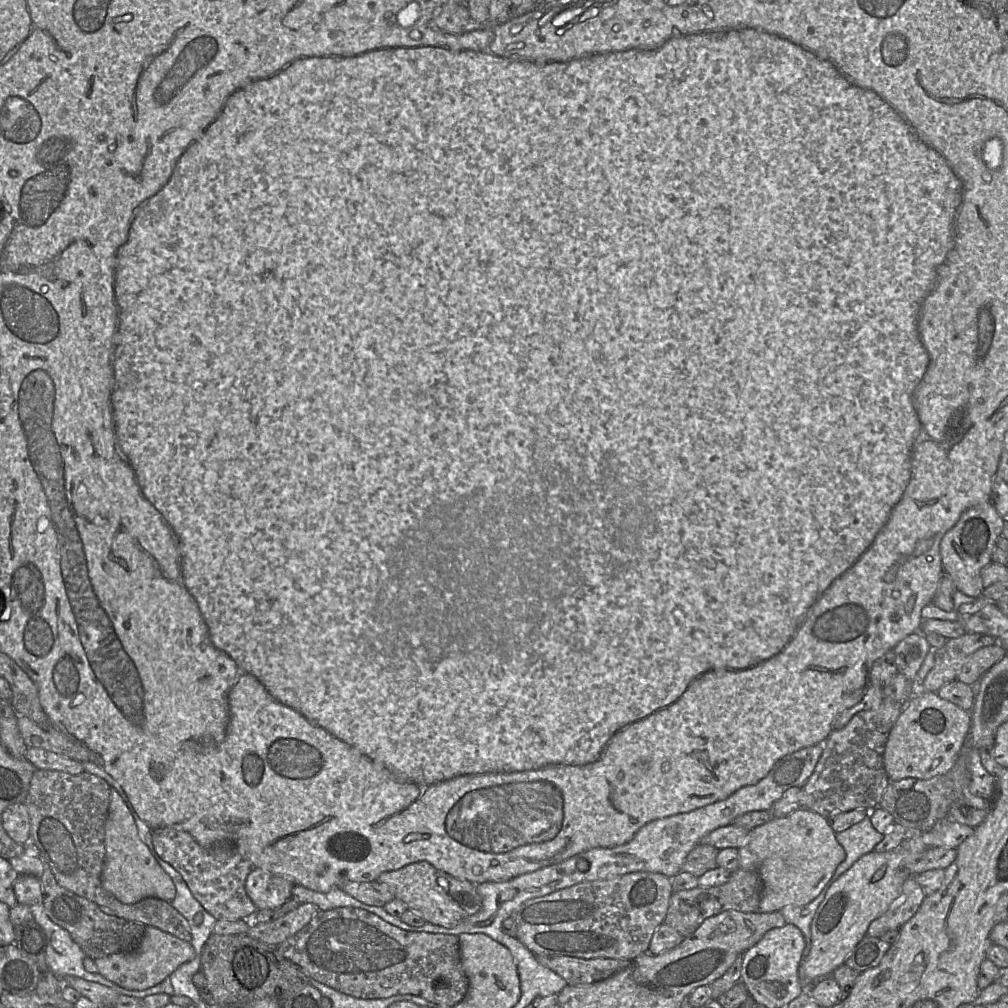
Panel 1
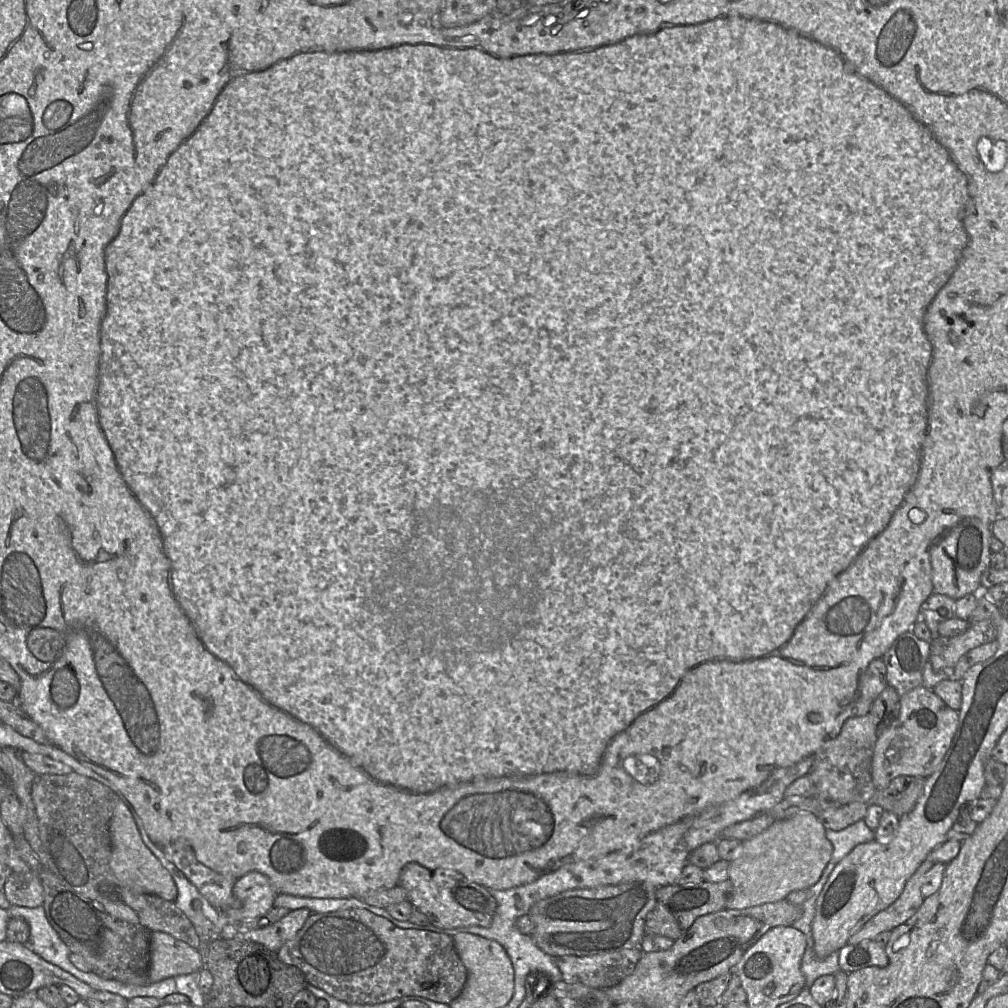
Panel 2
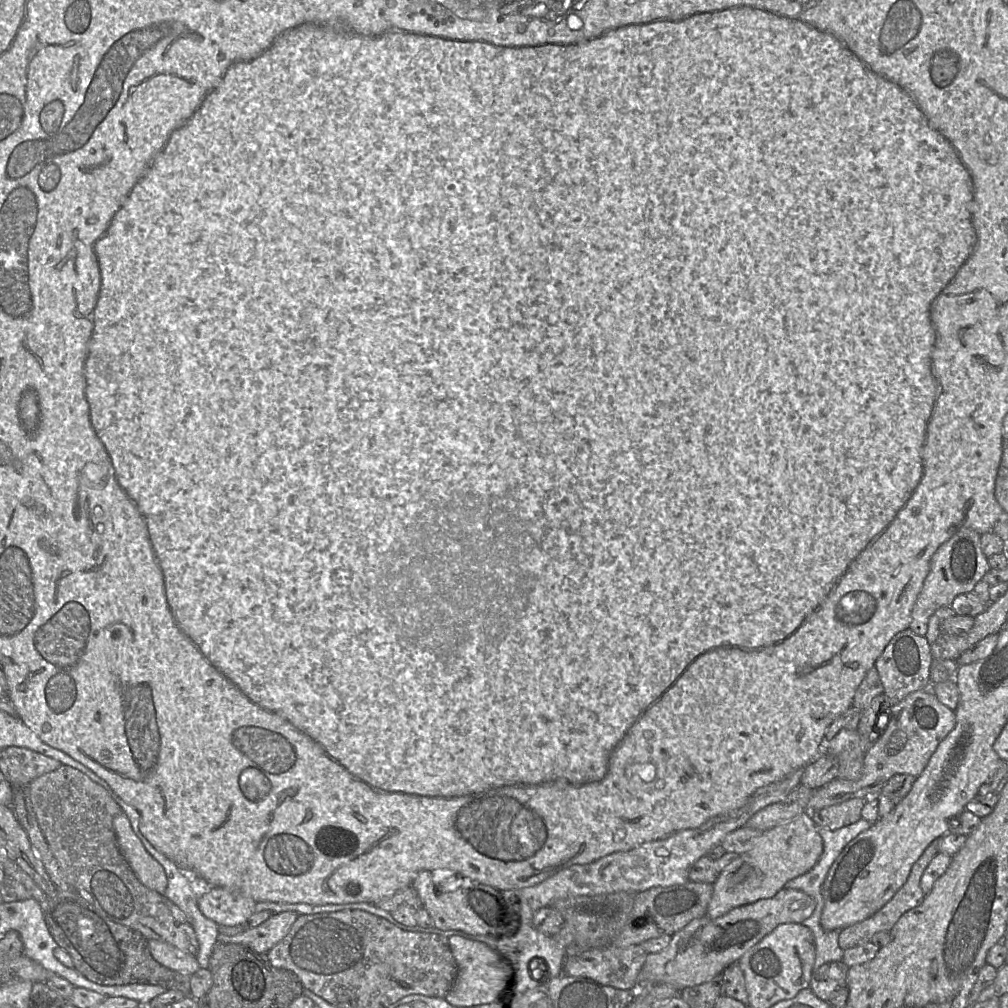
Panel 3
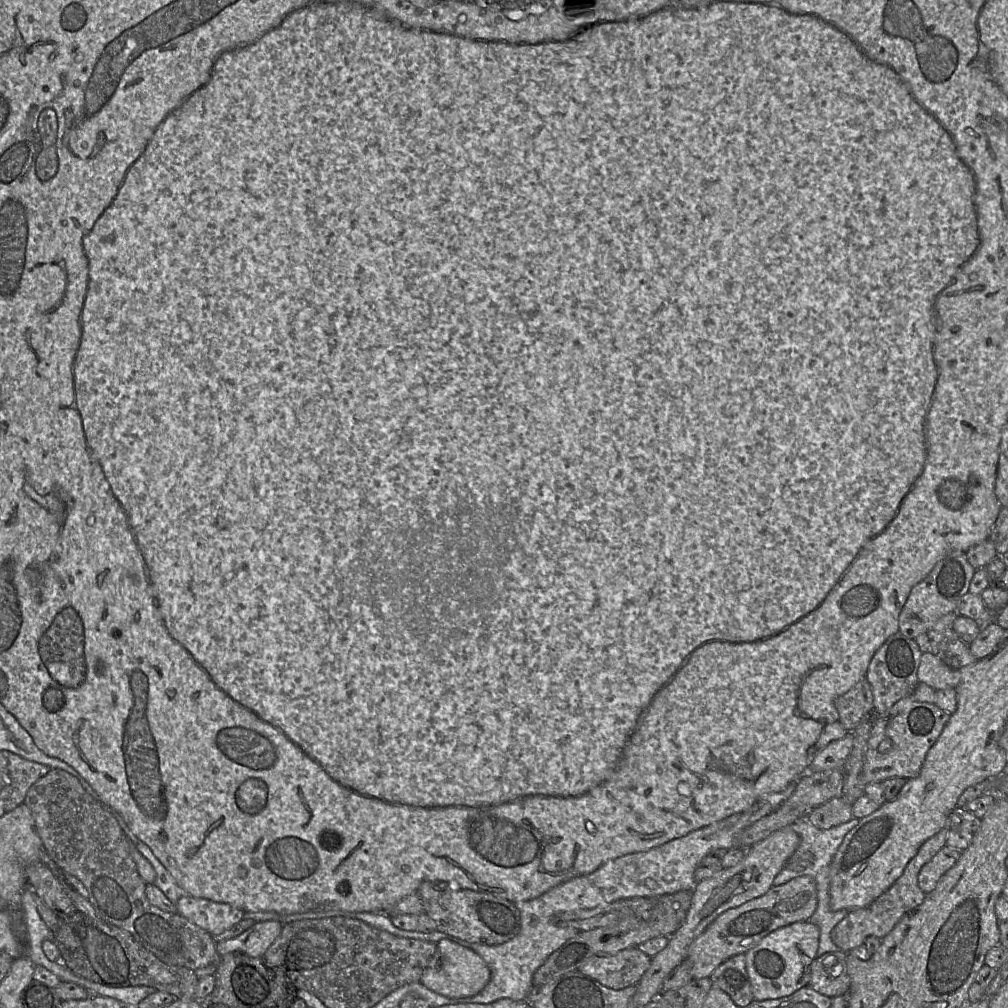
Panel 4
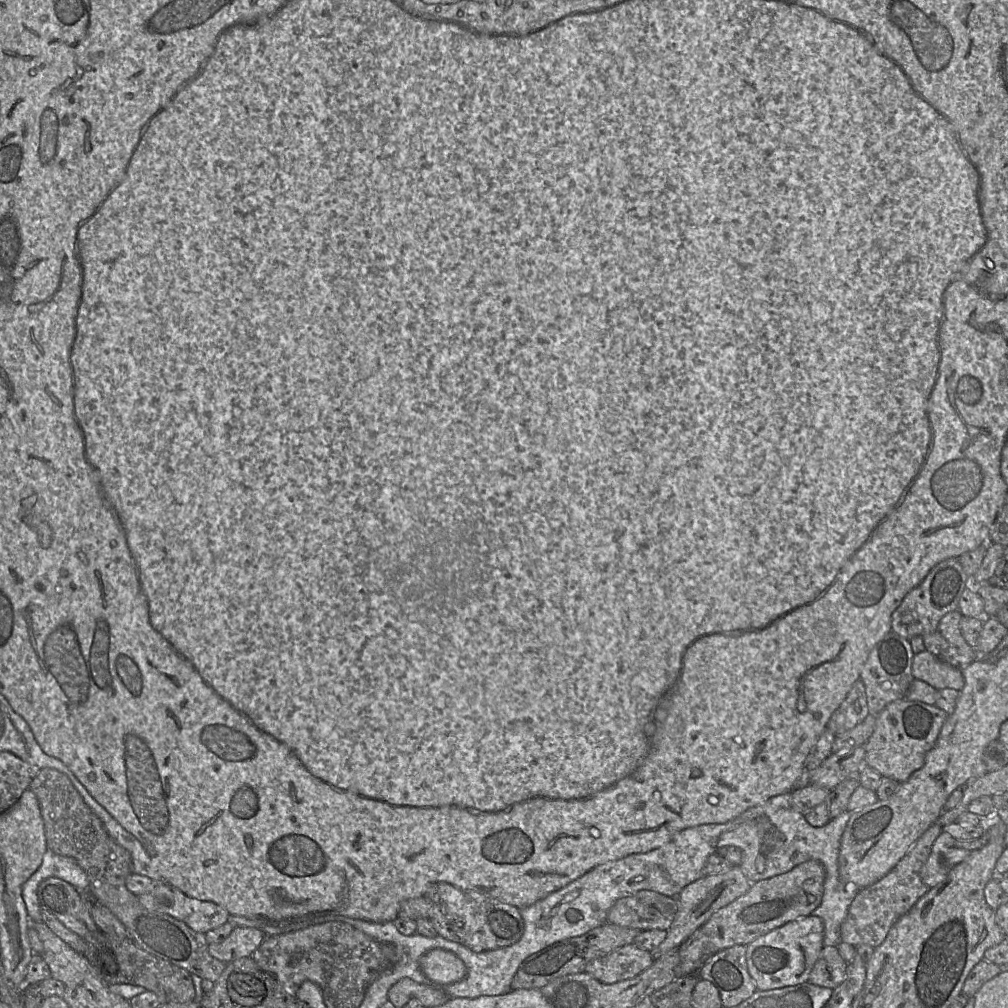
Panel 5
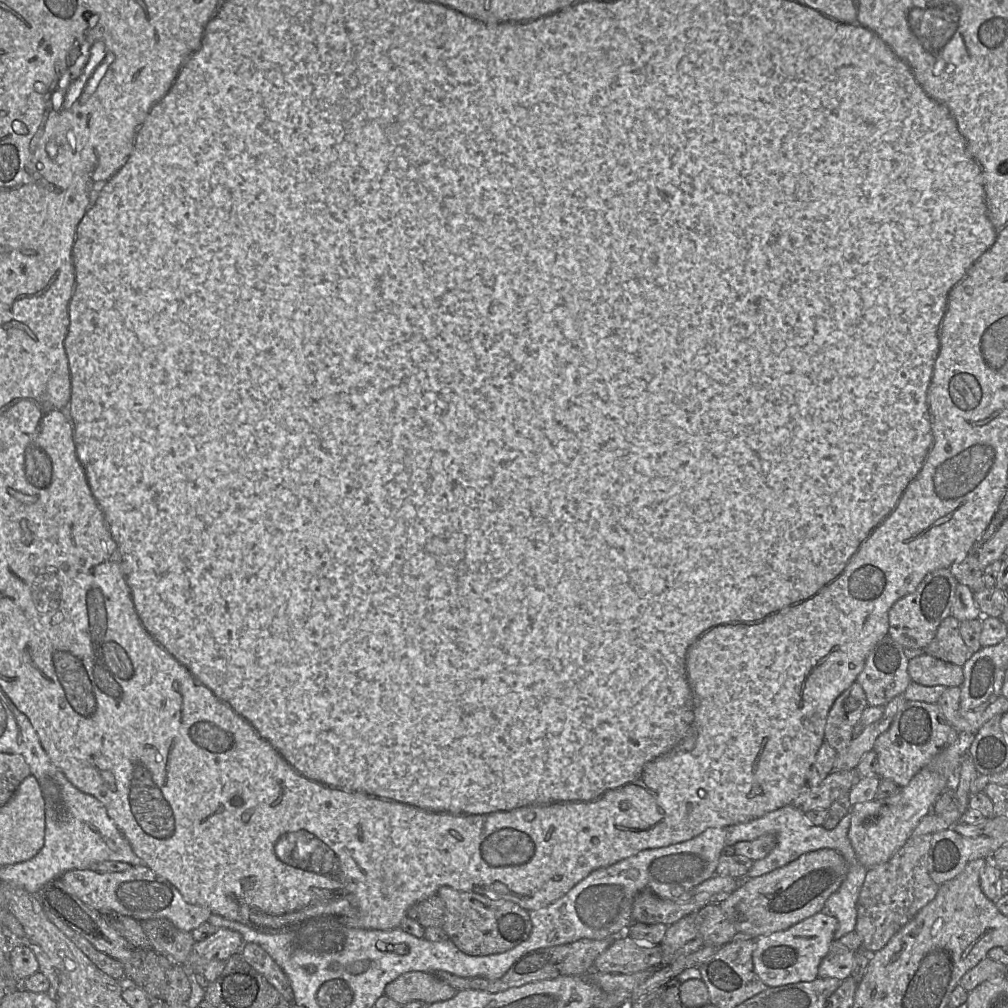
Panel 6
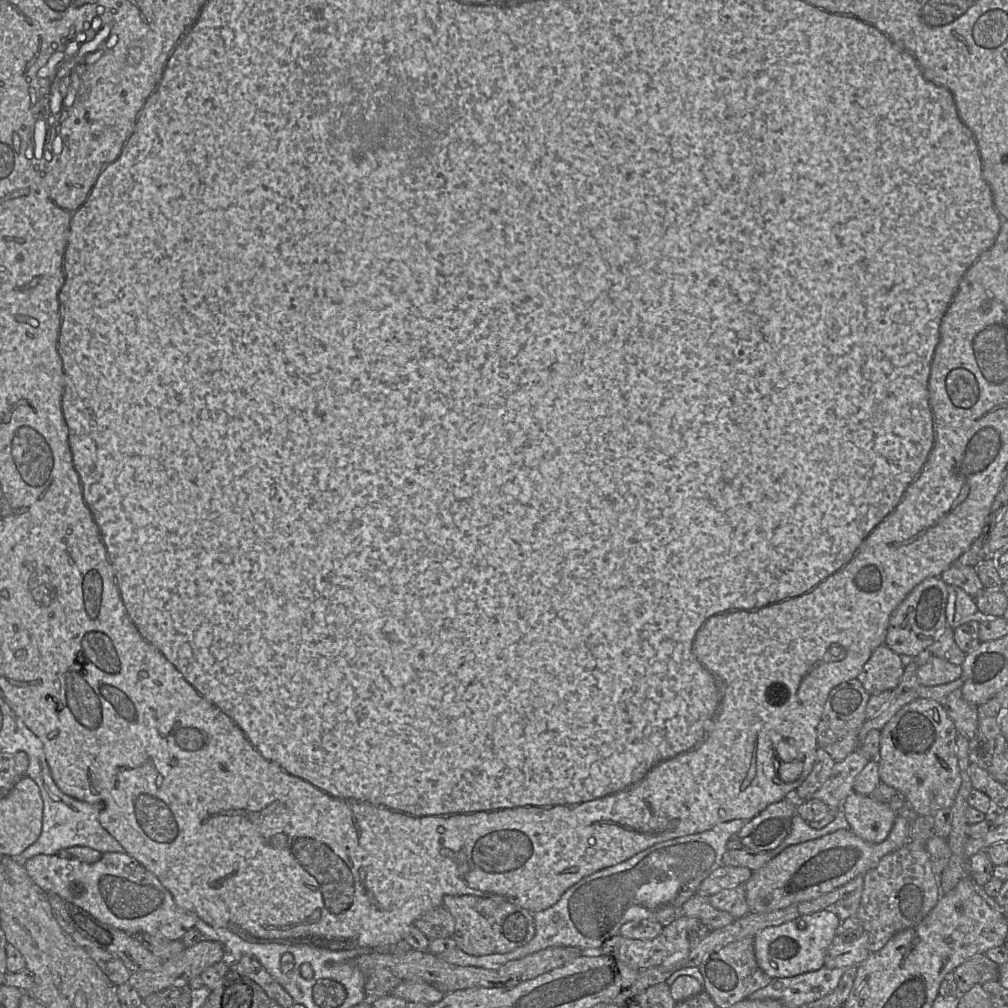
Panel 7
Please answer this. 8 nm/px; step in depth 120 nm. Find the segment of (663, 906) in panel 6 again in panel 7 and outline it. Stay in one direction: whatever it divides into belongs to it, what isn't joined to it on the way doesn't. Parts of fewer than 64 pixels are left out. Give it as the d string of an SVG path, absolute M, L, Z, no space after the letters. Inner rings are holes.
M722 865L700 884L697 894L710 897L724 889L745 884L752 874L753 871L746 867Z

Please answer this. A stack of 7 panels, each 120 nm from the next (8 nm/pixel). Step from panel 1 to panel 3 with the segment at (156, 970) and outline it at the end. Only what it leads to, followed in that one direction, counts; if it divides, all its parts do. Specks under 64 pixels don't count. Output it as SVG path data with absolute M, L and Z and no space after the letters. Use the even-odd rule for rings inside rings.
M148 940L152 957L161 965L183 973L193 975L200 969L197 957L187 954L173 945L160 941Z

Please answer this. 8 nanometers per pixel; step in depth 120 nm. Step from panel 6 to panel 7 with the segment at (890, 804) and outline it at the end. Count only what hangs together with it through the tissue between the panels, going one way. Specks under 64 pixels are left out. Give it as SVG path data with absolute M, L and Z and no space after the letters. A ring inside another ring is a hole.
M852 792L841 806L852 832L863 840L878 844L890 834L897 815L887 804Z

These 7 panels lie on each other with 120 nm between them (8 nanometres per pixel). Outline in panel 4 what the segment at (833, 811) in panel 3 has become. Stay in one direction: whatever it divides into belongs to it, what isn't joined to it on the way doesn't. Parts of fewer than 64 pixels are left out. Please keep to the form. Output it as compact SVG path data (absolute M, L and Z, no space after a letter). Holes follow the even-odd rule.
M835 797L811 810L806 818L819 829L830 829L851 820L852 809L842 797Z

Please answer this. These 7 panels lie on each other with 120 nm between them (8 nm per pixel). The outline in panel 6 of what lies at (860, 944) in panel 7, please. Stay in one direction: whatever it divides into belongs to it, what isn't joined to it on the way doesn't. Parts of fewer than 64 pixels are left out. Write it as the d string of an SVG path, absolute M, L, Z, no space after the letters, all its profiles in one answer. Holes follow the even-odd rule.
M834 940L829 952L822 959L818 968L818 977L844 980L855 967L857 952L849 950L840 940Z

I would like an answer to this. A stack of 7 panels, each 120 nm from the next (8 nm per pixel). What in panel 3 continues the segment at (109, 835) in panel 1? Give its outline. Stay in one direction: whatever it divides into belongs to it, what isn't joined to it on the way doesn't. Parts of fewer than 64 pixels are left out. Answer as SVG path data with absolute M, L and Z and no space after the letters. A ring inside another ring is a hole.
M123 811L113 819L113 828L120 852L138 880L145 887L164 895L168 885L165 870L147 852Z

